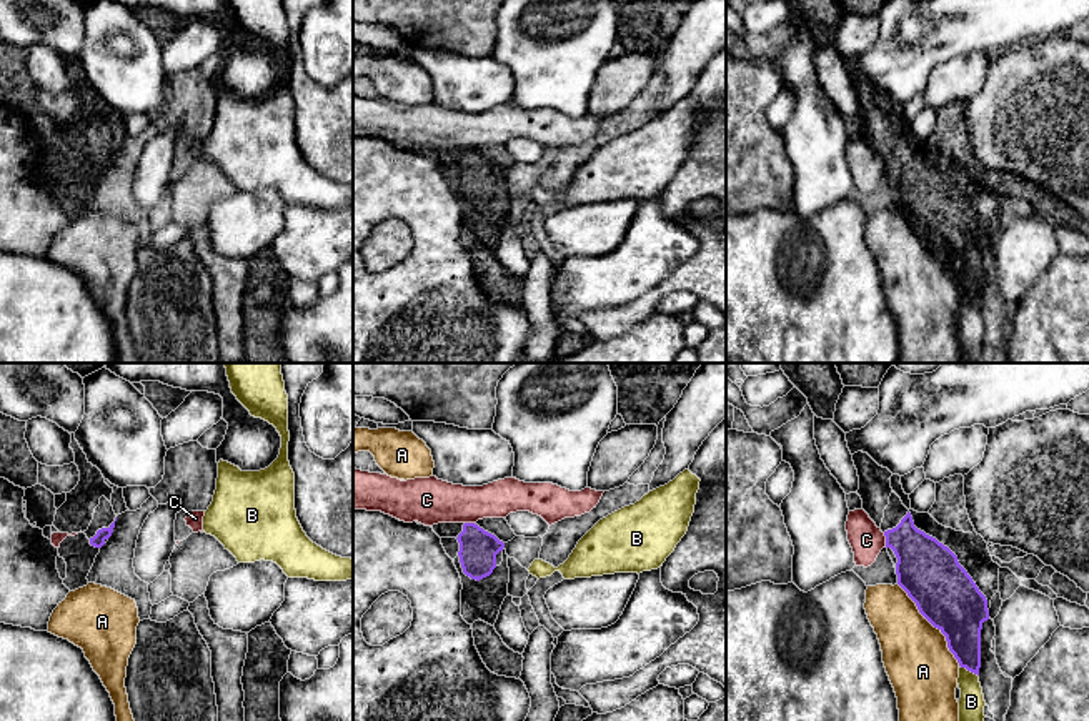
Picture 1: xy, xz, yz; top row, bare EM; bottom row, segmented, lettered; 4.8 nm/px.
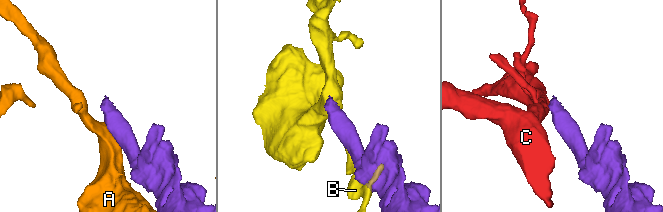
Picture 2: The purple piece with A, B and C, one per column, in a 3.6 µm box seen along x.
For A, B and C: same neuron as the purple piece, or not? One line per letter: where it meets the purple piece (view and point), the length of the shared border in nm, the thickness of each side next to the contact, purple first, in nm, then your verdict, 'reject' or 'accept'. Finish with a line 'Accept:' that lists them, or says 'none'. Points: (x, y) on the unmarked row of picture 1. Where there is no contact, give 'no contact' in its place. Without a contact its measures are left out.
A: yz (933, 252) | 500 nm | 300/320 nm | reject
B: yz (969, 297) | 110 nm | 220/130 nm | reject
C: yz (886, 167) | 70 nm | 300/160 nm | reject
Accept: none

